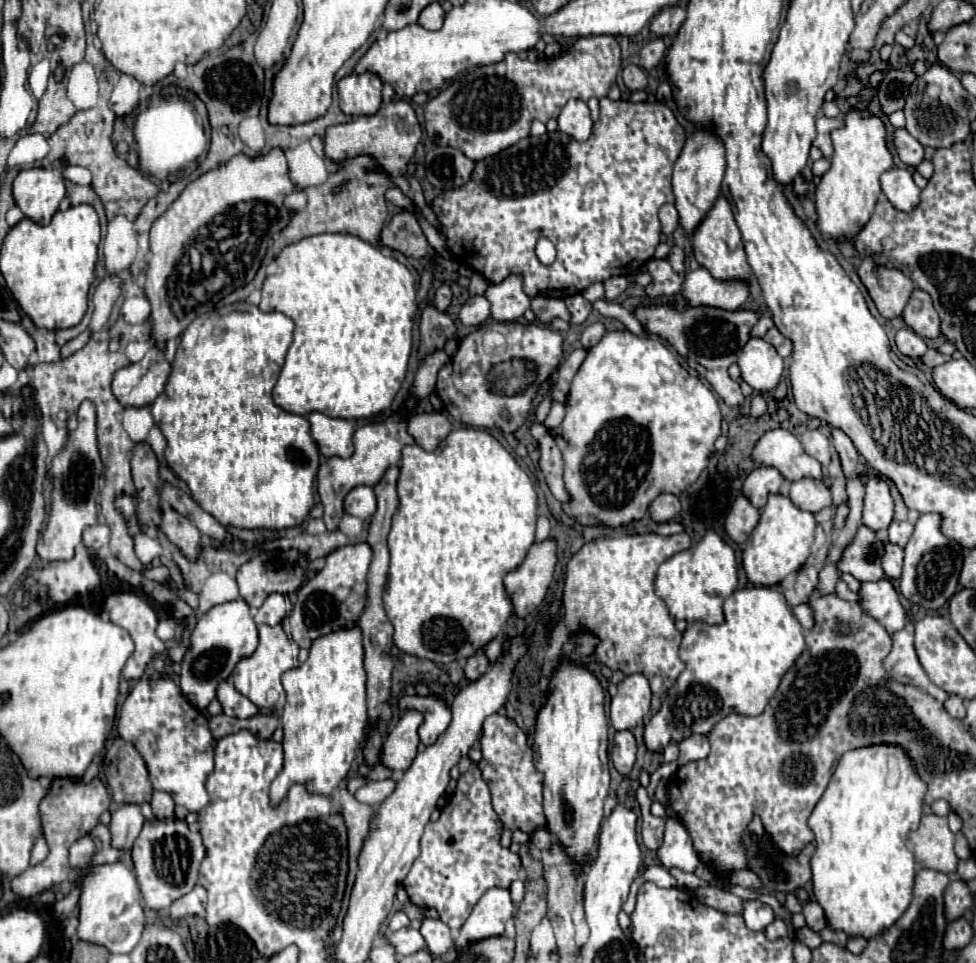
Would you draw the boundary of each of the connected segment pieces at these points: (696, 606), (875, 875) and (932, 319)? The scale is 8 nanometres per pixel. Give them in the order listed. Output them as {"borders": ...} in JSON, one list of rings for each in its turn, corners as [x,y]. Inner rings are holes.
{"borders":[[[[709,530],[703,540],[689,550],[673,554],[663,562],[655,576],[655,594],[667,604],[675,620],[685,622],[723,622],[723,602],[733,594],[737,586],[737,562],[735,552],[725,540]]],[[[875,744],[843,754],[827,790],[809,816],[809,828],[817,840],[817,850],[811,858],[813,894],[825,910],[829,928],[843,930],[849,936],[873,938],[907,910],[915,878],[915,858],[907,848],[907,834],[921,820],[925,792],[927,784],[919,778],[915,762],[903,754],[901,746]]],[[[919,288],[913,290],[907,308],[903,310],[903,322],[917,332],[921,338],[937,338],[939,332],[939,316],[933,308],[931,296]]]]}

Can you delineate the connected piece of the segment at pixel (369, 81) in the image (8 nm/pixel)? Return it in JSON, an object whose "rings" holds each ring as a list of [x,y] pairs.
{"rings":[[[349,74],[337,82],[339,106],[347,116],[375,114],[381,106],[383,82],[377,74]]]}

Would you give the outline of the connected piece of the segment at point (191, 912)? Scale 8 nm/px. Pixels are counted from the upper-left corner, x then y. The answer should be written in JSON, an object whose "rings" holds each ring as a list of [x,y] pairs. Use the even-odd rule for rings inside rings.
{"rings":[[[195,886],[189,894],[175,900],[169,906],[169,918],[179,920],[183,916],[205,916],[205,904],[207,904],[207,892],[203,886]]]}

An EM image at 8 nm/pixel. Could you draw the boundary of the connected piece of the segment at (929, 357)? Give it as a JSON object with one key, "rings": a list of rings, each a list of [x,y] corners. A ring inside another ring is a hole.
{"rings":[[[929,348],[925,354],[923,354],[923,364],[925,366],[929,366],[929,368],[935,368],[935,366],[939,366],[939,364],[943,364],[943,362],[947,362],[947,360],[951,360],[951,356],[945,356],[945,354],[941,354],[941,352],[937,352],[937,350],[933,350],[933,348]]]}

